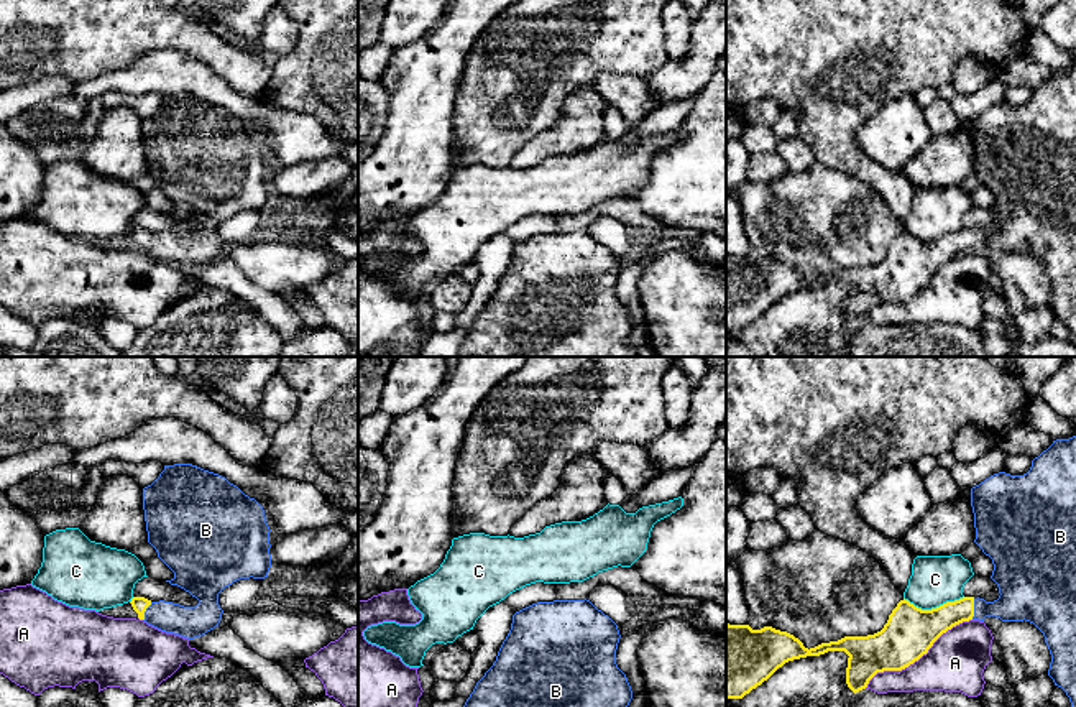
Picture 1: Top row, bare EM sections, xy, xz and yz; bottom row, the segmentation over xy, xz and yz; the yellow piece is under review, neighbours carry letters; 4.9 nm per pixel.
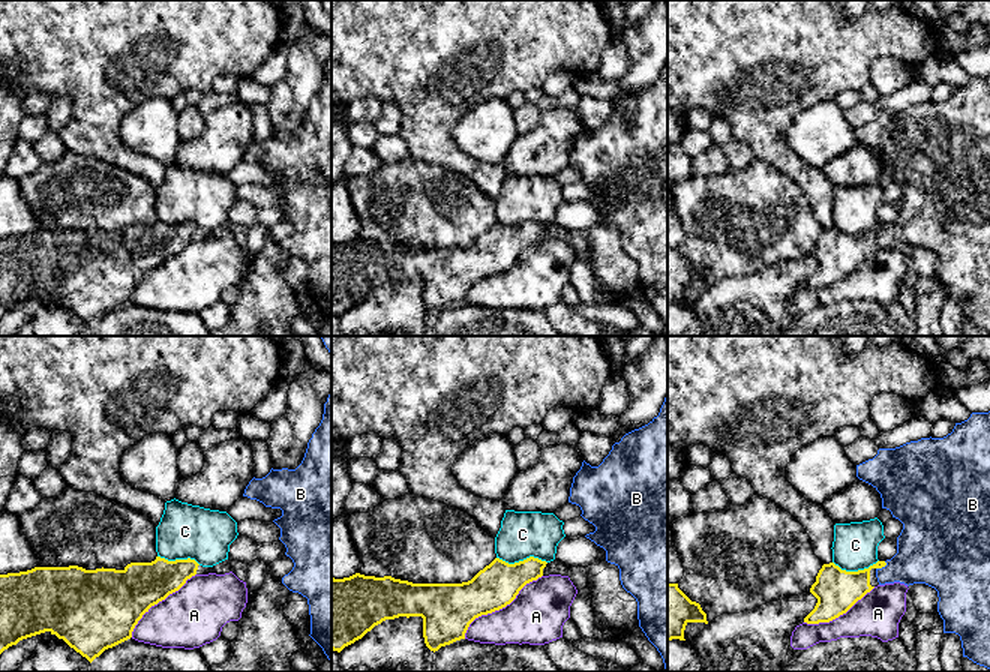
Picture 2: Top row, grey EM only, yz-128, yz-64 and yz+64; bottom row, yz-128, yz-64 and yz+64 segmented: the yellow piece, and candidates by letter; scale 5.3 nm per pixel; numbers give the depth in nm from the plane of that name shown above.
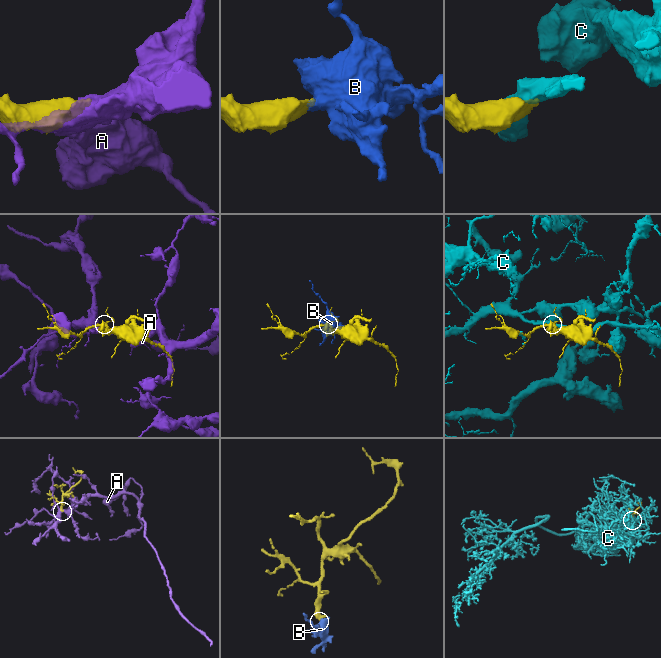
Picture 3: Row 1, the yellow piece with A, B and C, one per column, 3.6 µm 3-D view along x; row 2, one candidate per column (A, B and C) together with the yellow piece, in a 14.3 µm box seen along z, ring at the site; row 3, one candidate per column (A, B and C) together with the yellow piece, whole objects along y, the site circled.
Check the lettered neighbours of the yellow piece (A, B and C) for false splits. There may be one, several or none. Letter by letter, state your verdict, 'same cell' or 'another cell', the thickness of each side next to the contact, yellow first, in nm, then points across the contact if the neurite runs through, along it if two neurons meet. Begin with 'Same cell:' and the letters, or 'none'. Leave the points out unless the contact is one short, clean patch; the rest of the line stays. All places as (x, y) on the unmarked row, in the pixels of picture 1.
Same cell: B
A: another cell; calibres 240 and 280 nm
B: same cell; calibres 170 and 220 nm; way yz (925, 258), (950, 245), (973, 240), (1009, 239), (1022, 227)
C: another cell; calibres 240 and 240 nm

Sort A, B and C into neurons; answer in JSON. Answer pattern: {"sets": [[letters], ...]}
{"sets": [["A"], ["B"], ["C"]]}

